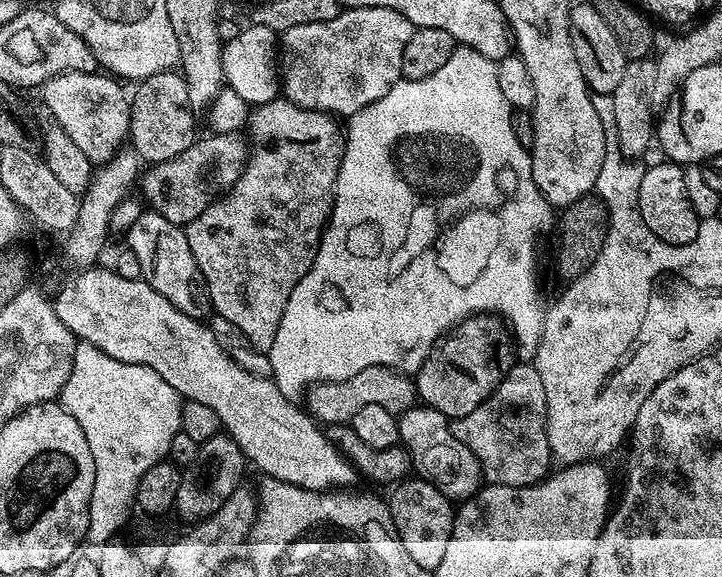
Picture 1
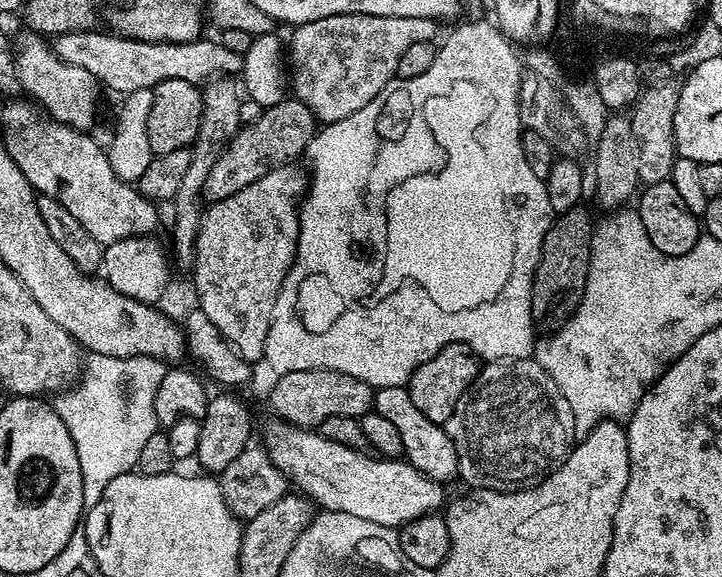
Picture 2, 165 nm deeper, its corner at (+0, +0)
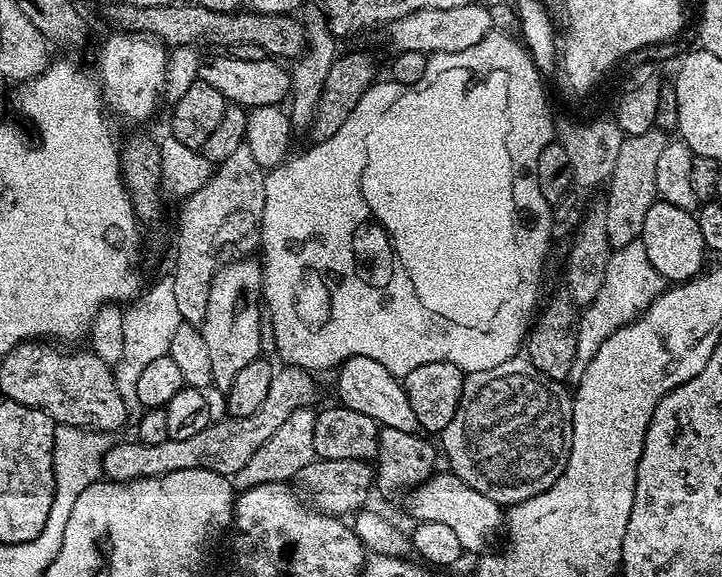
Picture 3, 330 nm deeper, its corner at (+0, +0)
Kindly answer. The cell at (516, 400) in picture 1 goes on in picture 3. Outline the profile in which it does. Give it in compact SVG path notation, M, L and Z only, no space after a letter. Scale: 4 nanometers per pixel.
M526 358L507 360L502 362L502 366L494 366L494 370L478 370L467 373L464 377L462 398L458 402L458 410L454 410L454 418L450 418L450 426L446 426L442 433L442 439L444 439L442 452L443 455L444 452L448 455L447 467L455 472L458 478L462 478L462 482L466 482L466 486L478 490L478 494L486 494L486 498L490 498L495 504L501 506L511 506L526 498L534 498L550 486L554 486L554 482L558 482L562 470L566 470L566 462L572 449L572 401L569 393L564 393L564 387L563 383L544 377Z

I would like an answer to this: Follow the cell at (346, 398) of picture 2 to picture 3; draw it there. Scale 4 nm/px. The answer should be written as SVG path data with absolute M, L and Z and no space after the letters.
M284 366L281 369L281 372L280 369L273 371L270 390L266 390L266 398L262 401L262 406L258 406L258 410L254 410L254 414L241 420L235 418L217 419L208 424L206 430L201 430L199 434L193 434L192 437L181 440L168 439L166 442L158 442L158 446L139 442L133 442L133 444L113 443L104 456L103 475L117 484L126 484L130 480L141 480L143 476L174 474L174 470L214 470L223 476L235 477L236 472L242 470L242 466L246 466L246 462L250 462L250 458L254 458L254 450L258 450L258 446L262 446L262 442L266 442L266 438L270 438L270 434L274 434L274 430L278 430L278 426L282 426L282 422L286 422L286 418L290 418L290 414L294 414L294 410L315 405L316 384L312 381L315 380L313 373L303 368L291 366Z

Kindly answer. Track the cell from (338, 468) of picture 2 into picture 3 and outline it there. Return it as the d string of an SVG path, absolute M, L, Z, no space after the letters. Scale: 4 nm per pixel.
M440 470L429 476L427 482L411 489L407 493L406 499L408 499L408 512L413 516L413 521L444 523L458 537L458 542L462 542L464 551L468 554L471 552L483 553L488 535L499 524L500 527L502 524L501 505L486 498L486 494L478 494L478 490L466 486L466 482L462 482L462 478L458 478L456 473L451 470Z

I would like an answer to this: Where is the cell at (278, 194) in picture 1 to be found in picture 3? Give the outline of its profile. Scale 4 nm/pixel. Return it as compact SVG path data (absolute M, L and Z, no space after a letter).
M236 258L225 263L210 286L205 318L198 325L206 350L210 350L212 383L220 390L227 390L234 378L250 362L261 359L260 326L264 299L264 269L259 259Z

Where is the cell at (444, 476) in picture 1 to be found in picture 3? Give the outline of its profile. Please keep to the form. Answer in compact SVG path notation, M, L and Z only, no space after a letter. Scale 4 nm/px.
M351 356L340 365L336 376L336 396L343 407L358 410L358 414L367 414L374 418L381 428L406 430L419 433L421 431L418 418L414 418L414 410L410 407L410 398L406 398L406 390L401 377L390 374L382 362L374 362L374 358Z

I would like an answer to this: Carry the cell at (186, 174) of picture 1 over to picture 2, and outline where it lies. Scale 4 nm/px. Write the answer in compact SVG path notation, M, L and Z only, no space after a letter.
M285 98L280 103L265 107L254 122L243 125L238 135L221 151L204 183L203 195L212 202L225 200L238 190L245 189L270 170L295 163L307 151L318 130L318 121L305 104L295 98Z

